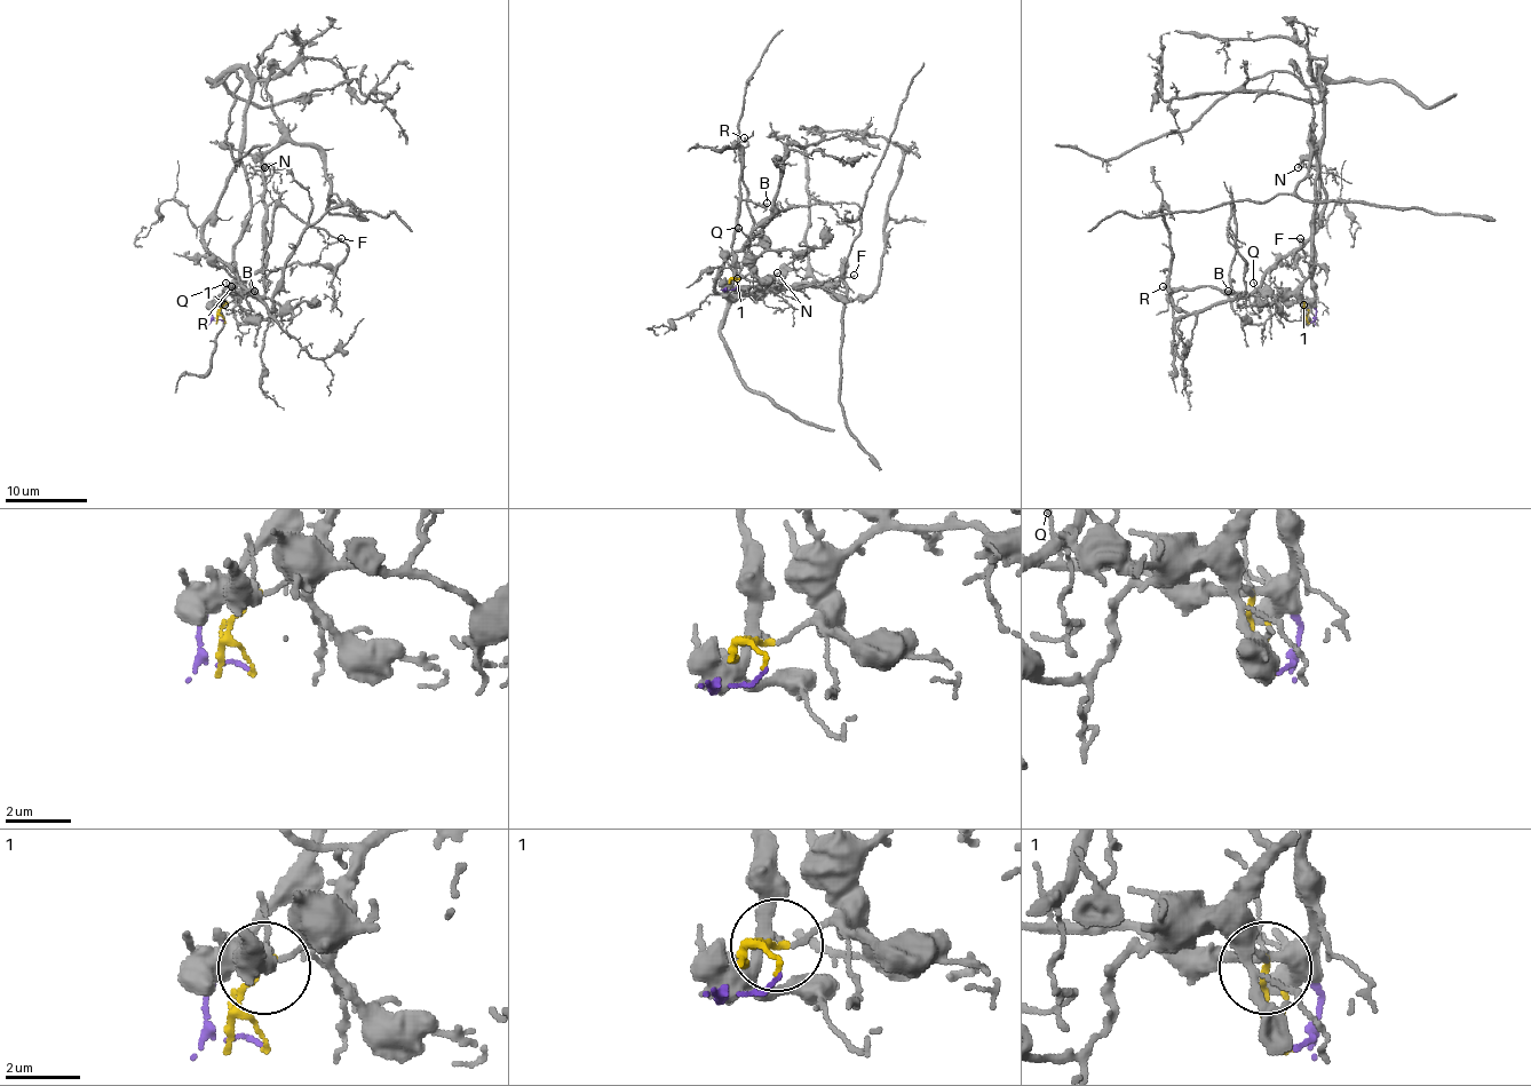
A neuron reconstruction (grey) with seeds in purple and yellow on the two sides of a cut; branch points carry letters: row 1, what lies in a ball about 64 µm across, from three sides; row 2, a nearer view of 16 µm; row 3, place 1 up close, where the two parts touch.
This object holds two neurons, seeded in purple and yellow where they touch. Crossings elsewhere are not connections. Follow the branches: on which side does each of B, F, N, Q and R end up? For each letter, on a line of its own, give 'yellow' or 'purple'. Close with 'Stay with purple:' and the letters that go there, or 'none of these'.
B: purple
F: yellow
N: yellow
Q: purple
R: purple
Stay with purple: B, Q, R

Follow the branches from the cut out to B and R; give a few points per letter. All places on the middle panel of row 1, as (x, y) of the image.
B: (737, 285), (724, 291), (732, 283), (731, 250), (737, 207), (743, 200), (768, 203)
R: (737, 285), (724, 291), (732, 283), (731, 250), (742, 151), (747, 145), (743, 137)

